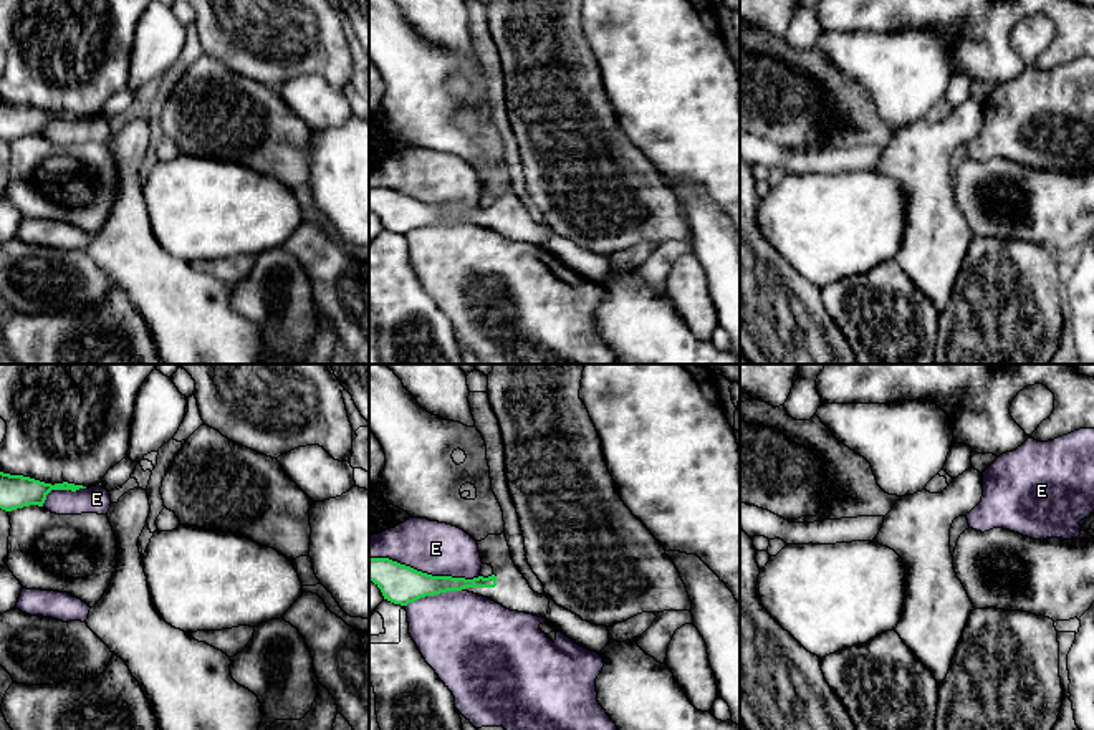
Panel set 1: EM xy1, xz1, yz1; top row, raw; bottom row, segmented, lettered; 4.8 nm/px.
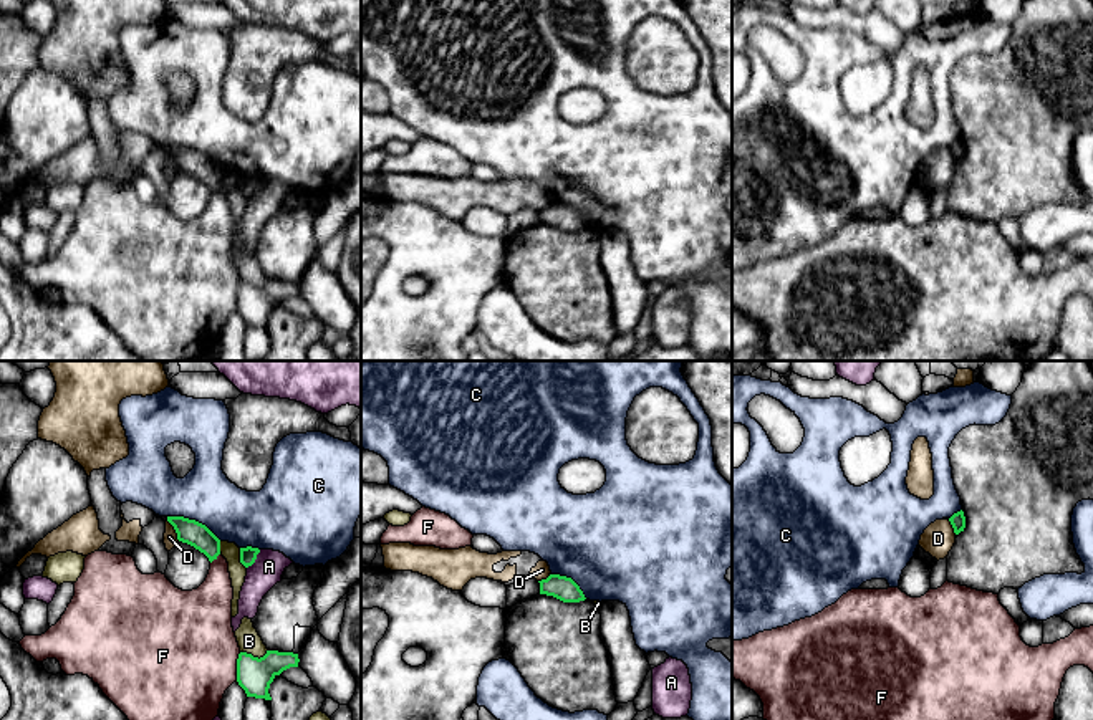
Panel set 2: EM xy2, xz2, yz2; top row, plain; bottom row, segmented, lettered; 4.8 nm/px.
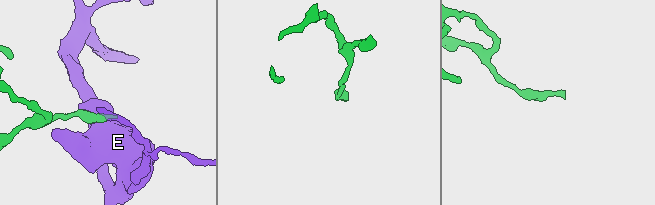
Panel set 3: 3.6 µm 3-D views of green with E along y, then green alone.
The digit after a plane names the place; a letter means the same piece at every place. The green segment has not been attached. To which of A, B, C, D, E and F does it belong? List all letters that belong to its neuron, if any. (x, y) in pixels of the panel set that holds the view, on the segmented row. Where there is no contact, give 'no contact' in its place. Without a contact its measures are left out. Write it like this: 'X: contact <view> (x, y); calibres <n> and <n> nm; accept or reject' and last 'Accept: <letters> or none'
A: contact xy2 (255, 558); calibres 80 and 150 nm; reject
B: contact xy2 (254, 657); calibres 170 and 110 nm; reject
C: contact xy2 (194, 520); calibres 120 and 260 nm; reject
D: contact xy2 (174, 528); calibres 120 and 60 nm; reject
E: contact xz1 (424, 573); calibres 190 and 260 nm; reject
F: contact xy2 (237, 667); calibres 170 and 480 nm; reject
Accept: none

